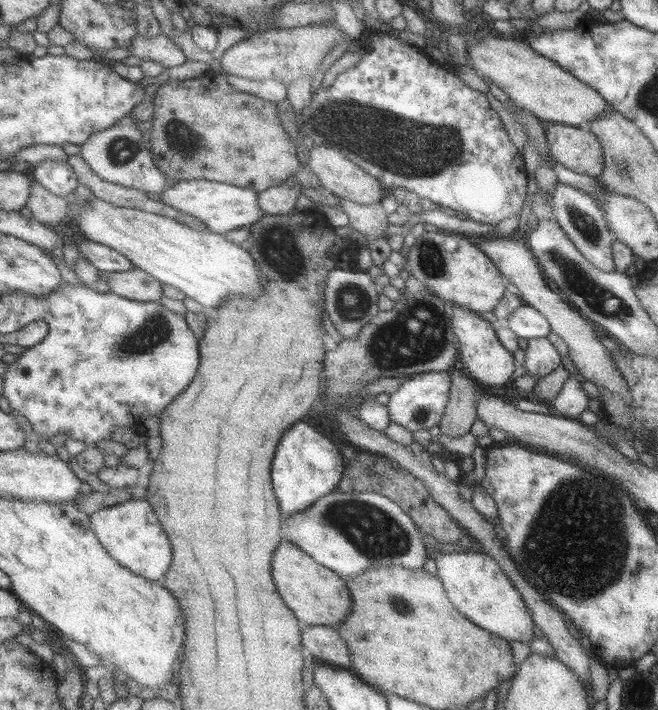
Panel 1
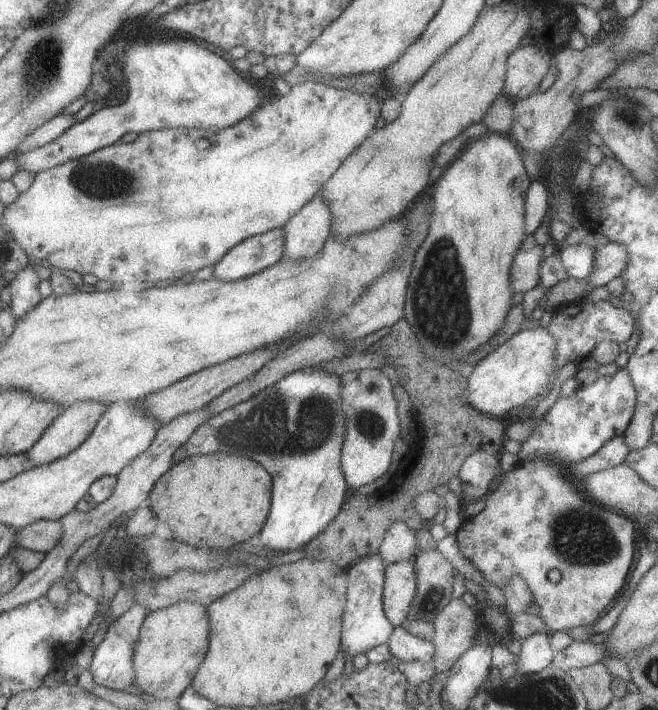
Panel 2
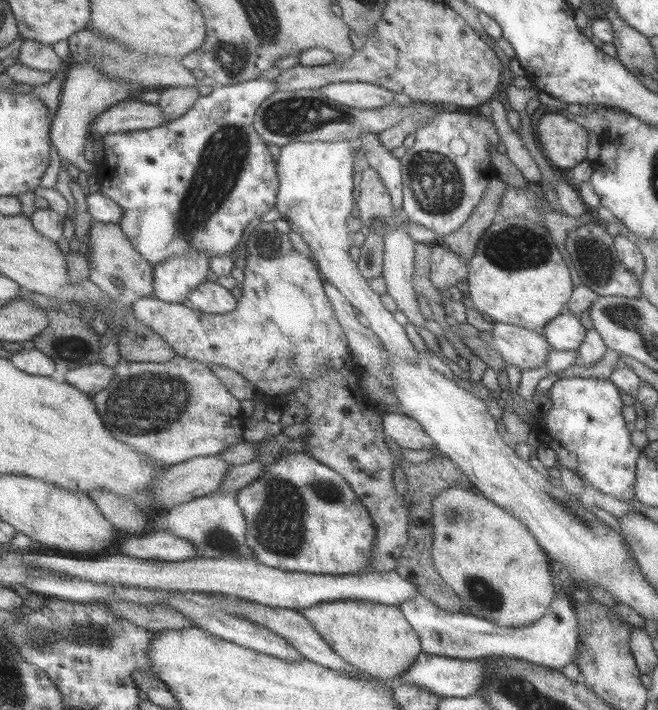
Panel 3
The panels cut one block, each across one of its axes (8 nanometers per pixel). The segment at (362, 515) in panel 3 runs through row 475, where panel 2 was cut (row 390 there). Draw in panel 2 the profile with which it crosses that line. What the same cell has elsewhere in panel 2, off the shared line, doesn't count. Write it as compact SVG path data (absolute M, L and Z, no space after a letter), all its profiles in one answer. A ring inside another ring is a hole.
M312 367L289 374L234 408L203 423L185 444L187 456L227 453L260 462L274 478L272 509L266 525L254 541L266 550L298 552L321 534L341 512L352 490L343 470L343 445L347 434L347 414L343 406L341 376L325 368Z

